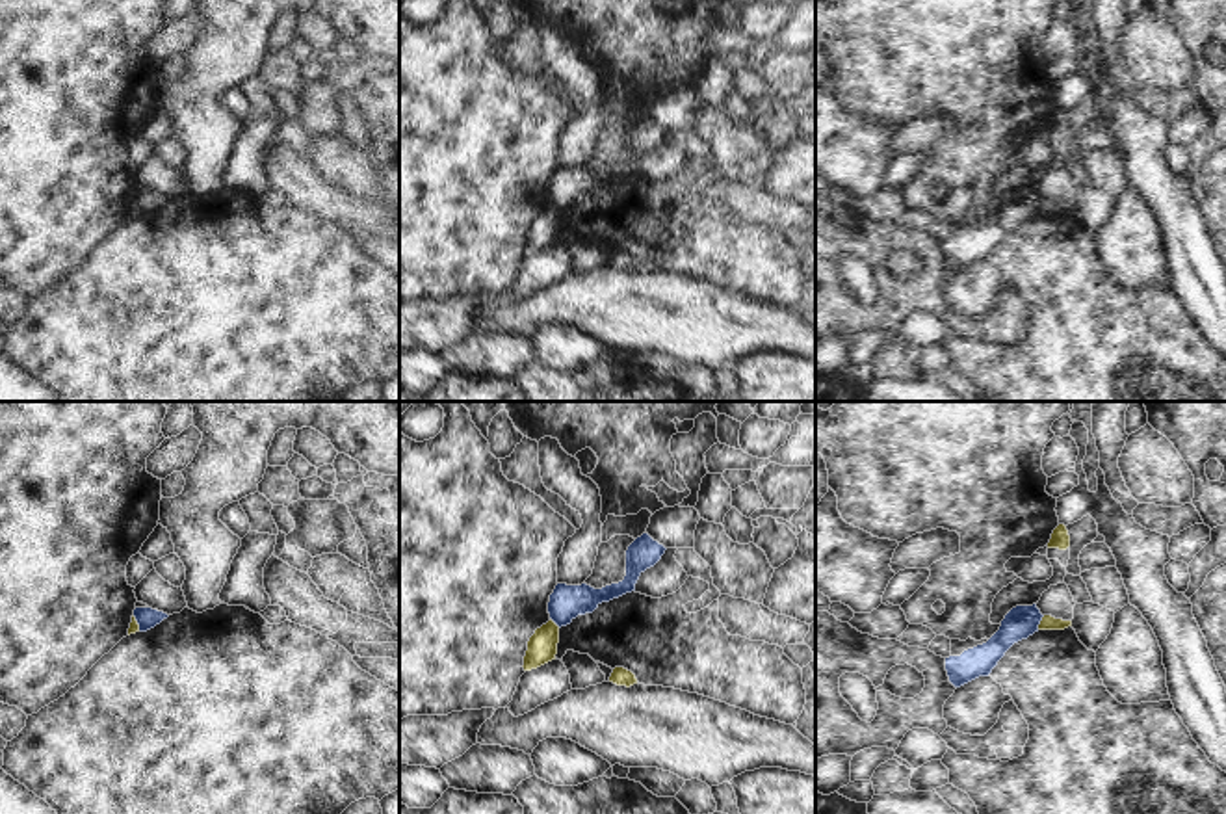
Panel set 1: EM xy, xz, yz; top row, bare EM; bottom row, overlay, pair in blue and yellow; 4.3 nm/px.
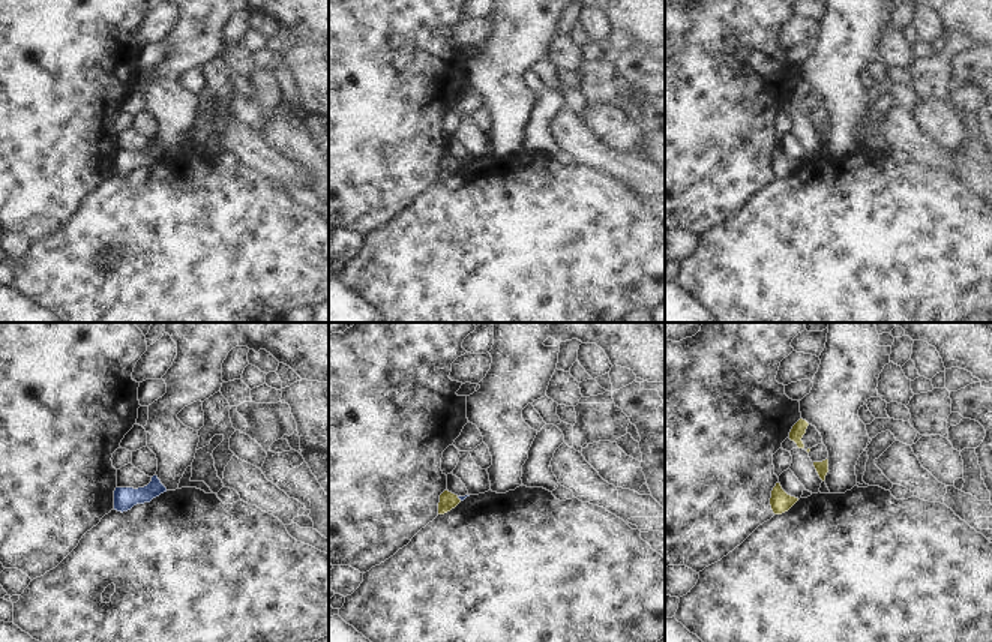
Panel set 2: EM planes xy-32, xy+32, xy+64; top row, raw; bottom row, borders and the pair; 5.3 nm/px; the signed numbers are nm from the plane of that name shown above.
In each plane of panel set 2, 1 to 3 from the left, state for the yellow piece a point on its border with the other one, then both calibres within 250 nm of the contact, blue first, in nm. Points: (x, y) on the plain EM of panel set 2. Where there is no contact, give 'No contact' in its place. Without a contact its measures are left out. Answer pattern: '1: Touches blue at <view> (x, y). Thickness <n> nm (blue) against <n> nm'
1: No contact
2: Touches blue at xy+32 (459, 162). Thickness 20 nm (blue) against 90 nm
3: No contact.

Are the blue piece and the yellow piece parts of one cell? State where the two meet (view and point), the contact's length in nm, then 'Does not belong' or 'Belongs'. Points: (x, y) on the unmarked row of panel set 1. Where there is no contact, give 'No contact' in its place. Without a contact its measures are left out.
Touches blue at yz (1039, 207). Shared border 70 nm. Does not belong.

